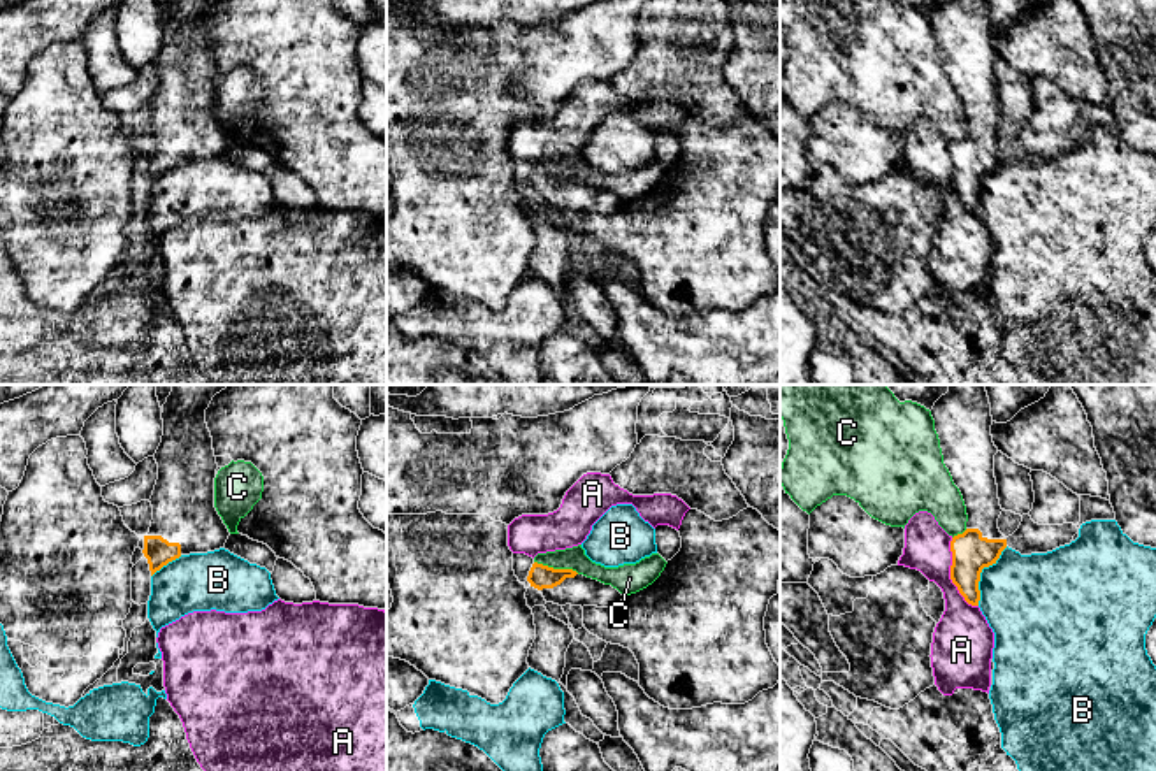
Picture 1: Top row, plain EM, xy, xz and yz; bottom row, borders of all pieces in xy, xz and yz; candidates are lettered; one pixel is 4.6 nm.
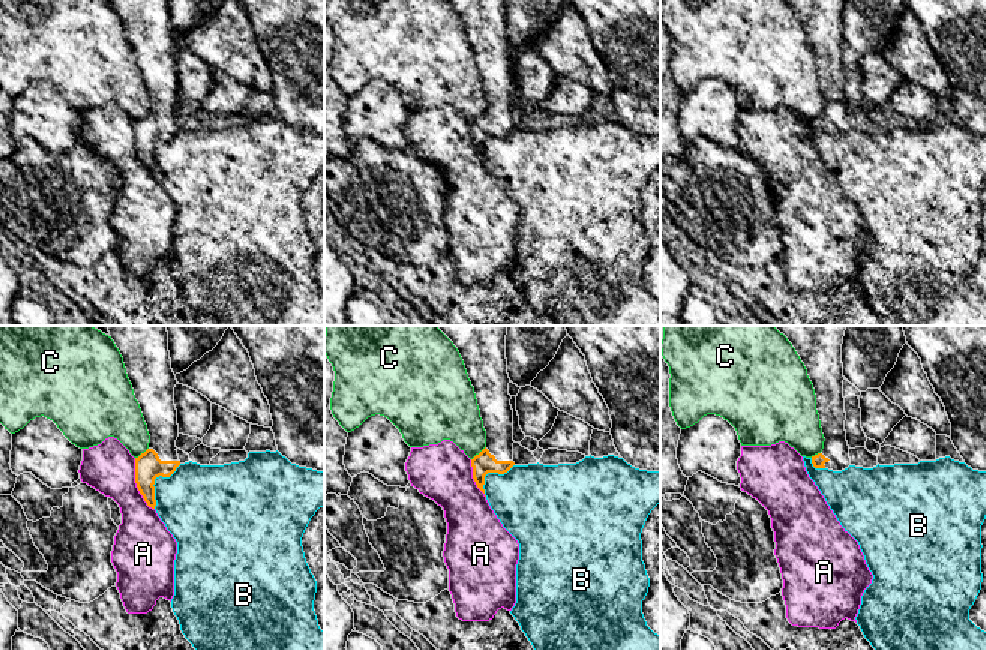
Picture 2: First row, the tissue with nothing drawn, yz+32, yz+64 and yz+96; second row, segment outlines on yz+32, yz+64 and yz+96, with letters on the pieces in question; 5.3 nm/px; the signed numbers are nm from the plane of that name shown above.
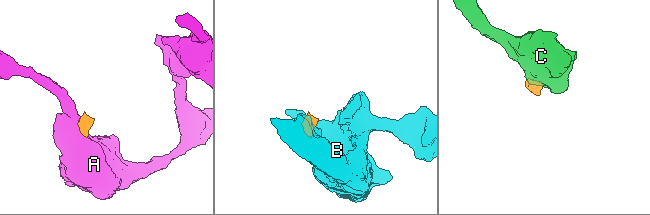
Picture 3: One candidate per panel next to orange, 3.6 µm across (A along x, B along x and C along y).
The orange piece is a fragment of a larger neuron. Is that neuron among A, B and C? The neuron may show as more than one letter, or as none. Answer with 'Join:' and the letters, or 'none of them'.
Join: none of them

